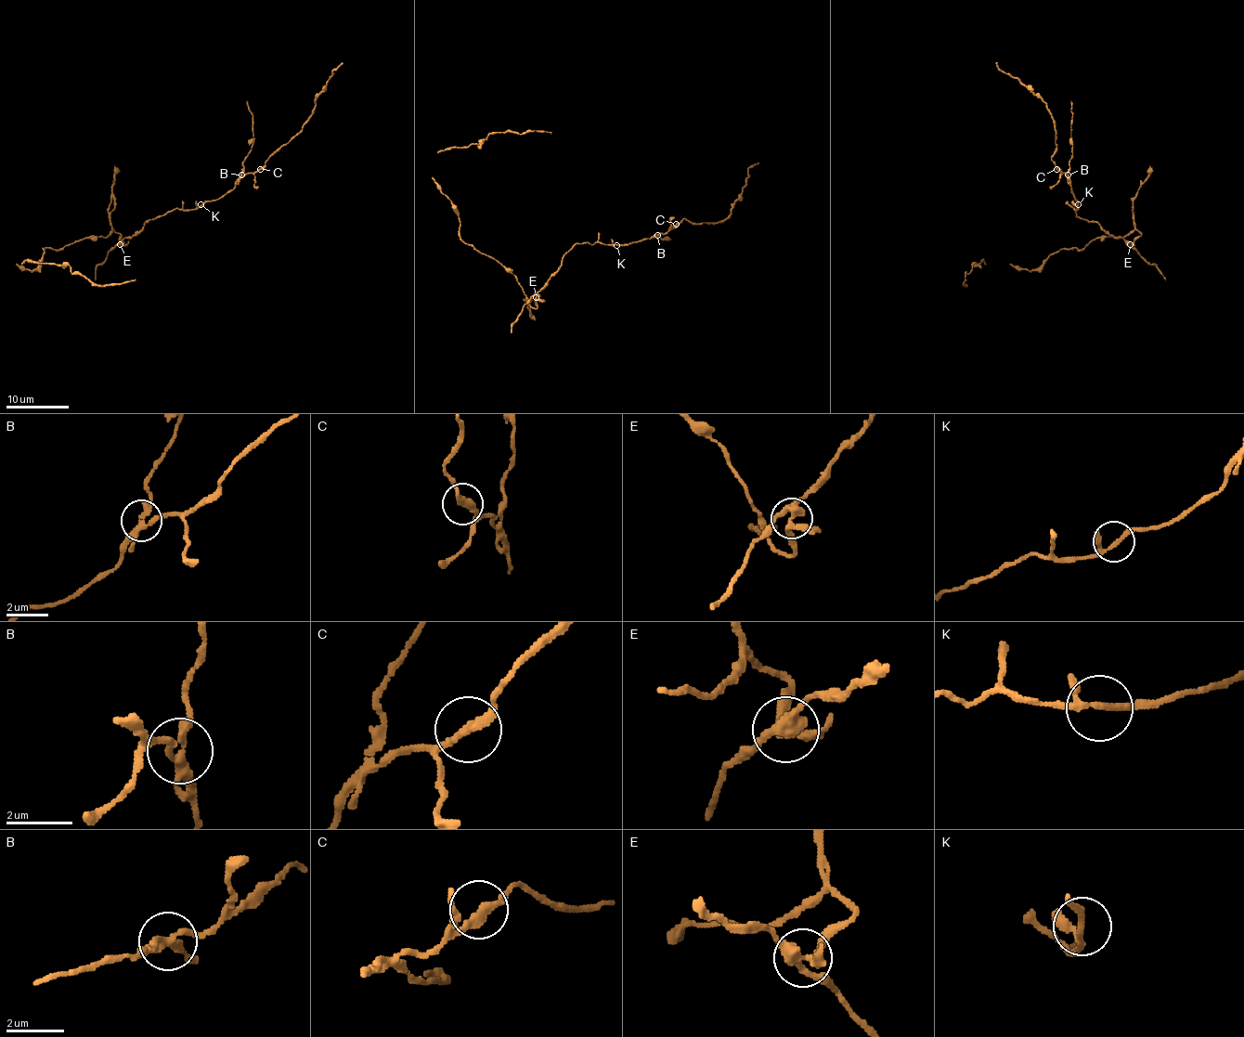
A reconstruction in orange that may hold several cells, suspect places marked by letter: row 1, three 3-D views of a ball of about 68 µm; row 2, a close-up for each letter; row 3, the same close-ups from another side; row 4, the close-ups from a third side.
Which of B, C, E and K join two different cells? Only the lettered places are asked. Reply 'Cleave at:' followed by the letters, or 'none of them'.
Cleave at: B, E

